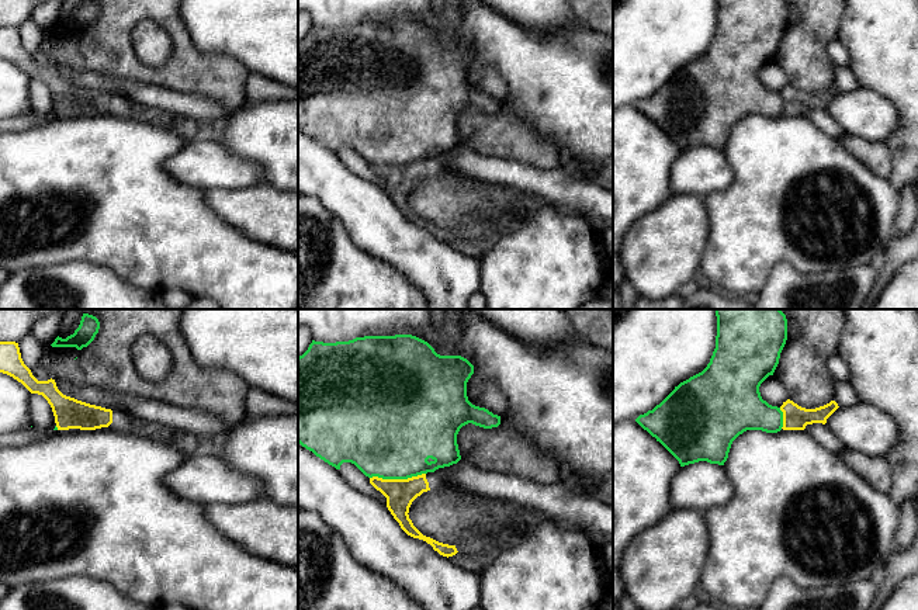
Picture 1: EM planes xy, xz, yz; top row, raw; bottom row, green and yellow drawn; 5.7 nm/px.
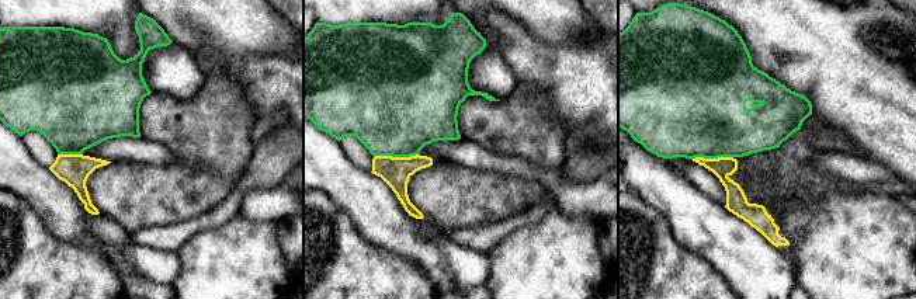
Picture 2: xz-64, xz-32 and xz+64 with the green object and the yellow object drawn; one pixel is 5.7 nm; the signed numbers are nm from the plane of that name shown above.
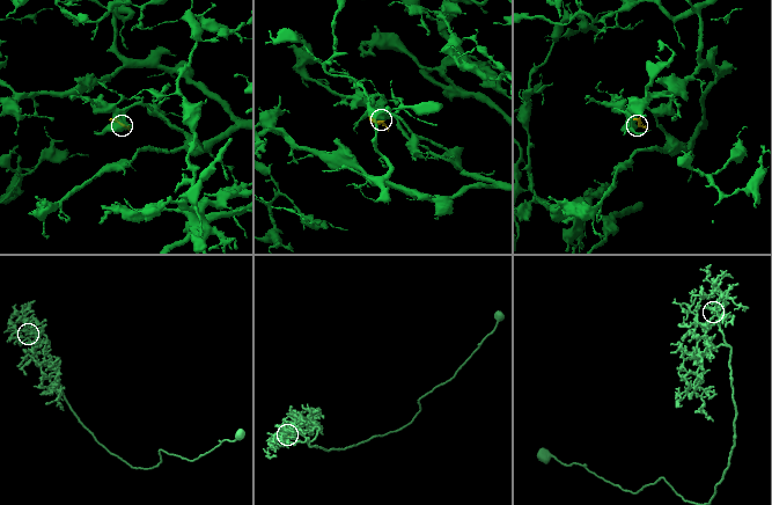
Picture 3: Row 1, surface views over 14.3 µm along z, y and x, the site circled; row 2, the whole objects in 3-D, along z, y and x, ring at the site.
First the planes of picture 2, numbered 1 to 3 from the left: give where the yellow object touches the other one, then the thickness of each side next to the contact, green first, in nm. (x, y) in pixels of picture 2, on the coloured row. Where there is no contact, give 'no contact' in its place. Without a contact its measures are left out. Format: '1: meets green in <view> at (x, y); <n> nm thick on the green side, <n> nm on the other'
1: meets green in xz-64 at (70, 153); 460 nm thick on the green side, 180 nm on the other
2: meets green in xz-32 at (395, 156); 500 nm thick on the green side, 170 nm on the other
3: meets green in xz+64 at (711, 157); 480 nm thick on the green side, 120 nm on the other

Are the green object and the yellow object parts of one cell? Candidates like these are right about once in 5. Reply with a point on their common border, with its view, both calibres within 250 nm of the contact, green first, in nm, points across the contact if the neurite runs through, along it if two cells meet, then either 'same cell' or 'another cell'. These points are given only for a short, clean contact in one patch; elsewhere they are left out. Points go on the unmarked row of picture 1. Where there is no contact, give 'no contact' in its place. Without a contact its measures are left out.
contact xz (397, 163); calibres 500 and 170 nm; border xz (425, 158), (406, 163), (370, 163); another cell

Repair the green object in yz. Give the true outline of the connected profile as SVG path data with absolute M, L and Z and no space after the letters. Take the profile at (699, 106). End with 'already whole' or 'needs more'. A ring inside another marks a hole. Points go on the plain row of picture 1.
M716 0L716 34L707 52L680 67L635 107L657 124L680 152L707 146L724 150L732 126L746 115L777 118L783 97L762 84L759 72L773 60L787 25L786 0Z; already whole

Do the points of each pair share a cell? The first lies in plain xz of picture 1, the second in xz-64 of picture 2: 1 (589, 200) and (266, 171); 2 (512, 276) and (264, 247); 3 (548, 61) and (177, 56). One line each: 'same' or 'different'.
1: different
2: same
3: different

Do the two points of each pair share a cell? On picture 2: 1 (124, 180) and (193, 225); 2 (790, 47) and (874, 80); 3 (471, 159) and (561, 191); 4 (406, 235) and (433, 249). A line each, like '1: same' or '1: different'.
1: different
2: same
3: same
4: same

